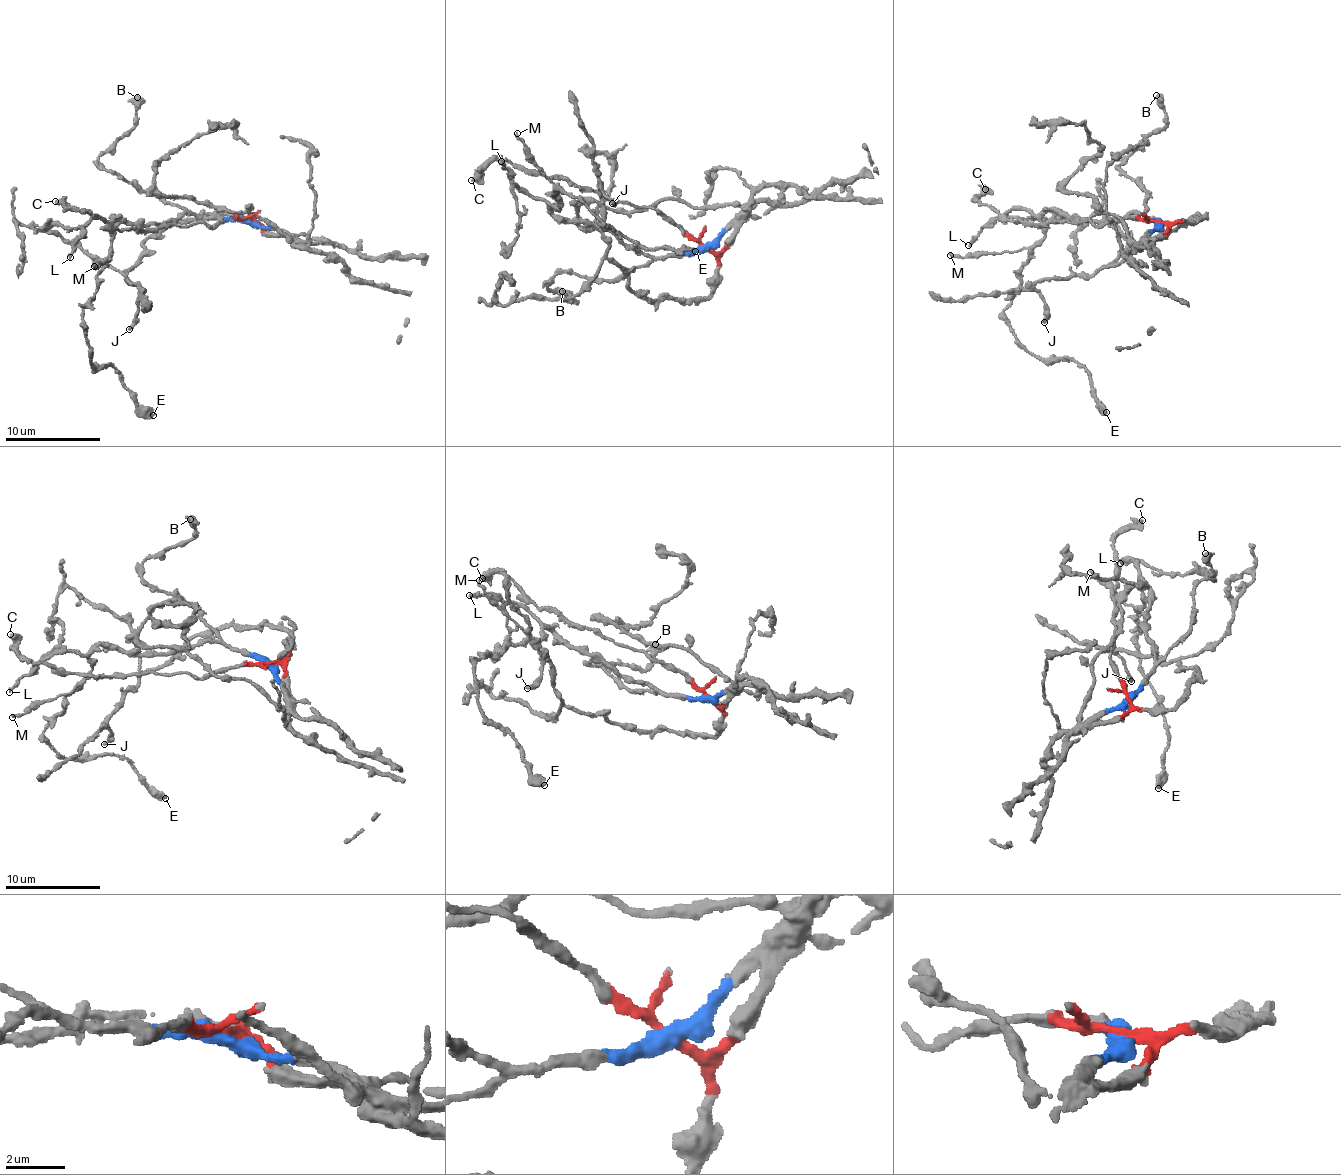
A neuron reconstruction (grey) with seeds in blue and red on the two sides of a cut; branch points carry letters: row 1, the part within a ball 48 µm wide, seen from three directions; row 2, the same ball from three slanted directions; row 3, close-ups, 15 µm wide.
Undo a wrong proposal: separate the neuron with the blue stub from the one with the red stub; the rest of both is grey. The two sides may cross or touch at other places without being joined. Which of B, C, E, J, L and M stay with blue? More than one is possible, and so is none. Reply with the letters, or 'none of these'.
B, E, L, M

